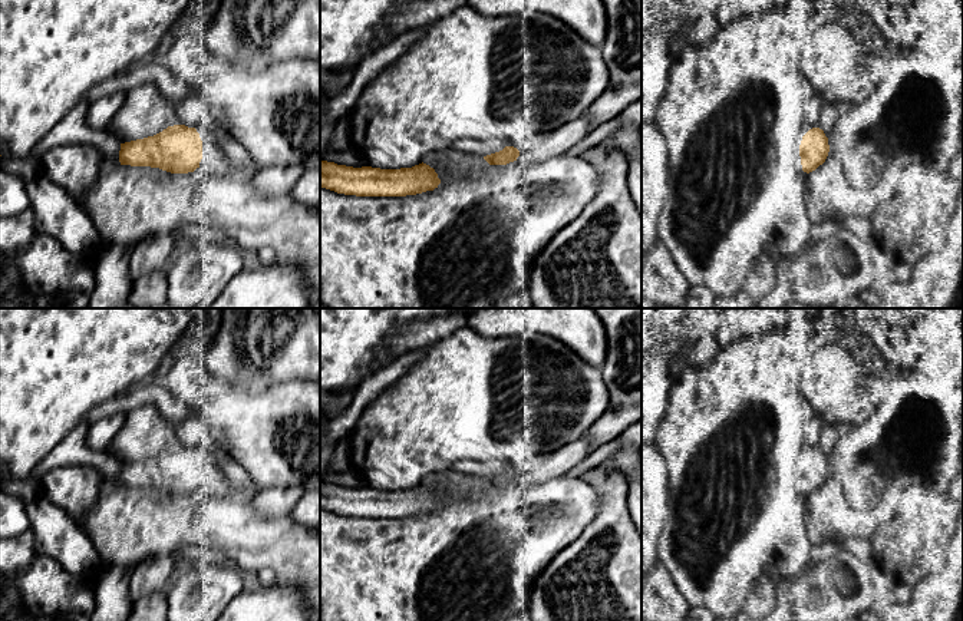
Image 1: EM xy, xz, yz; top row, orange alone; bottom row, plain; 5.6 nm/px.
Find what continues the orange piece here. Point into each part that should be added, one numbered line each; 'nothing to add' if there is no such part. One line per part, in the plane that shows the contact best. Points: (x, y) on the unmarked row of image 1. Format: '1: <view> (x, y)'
1: xy (215, 482)

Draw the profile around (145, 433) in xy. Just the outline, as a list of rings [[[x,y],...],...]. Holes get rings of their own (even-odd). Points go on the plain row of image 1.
[[[145,403],[126,413],[125,423],[108,453],[125,465],[154,458],[174,442],[177,442],[174,420],[164,417],[155,404]]]

